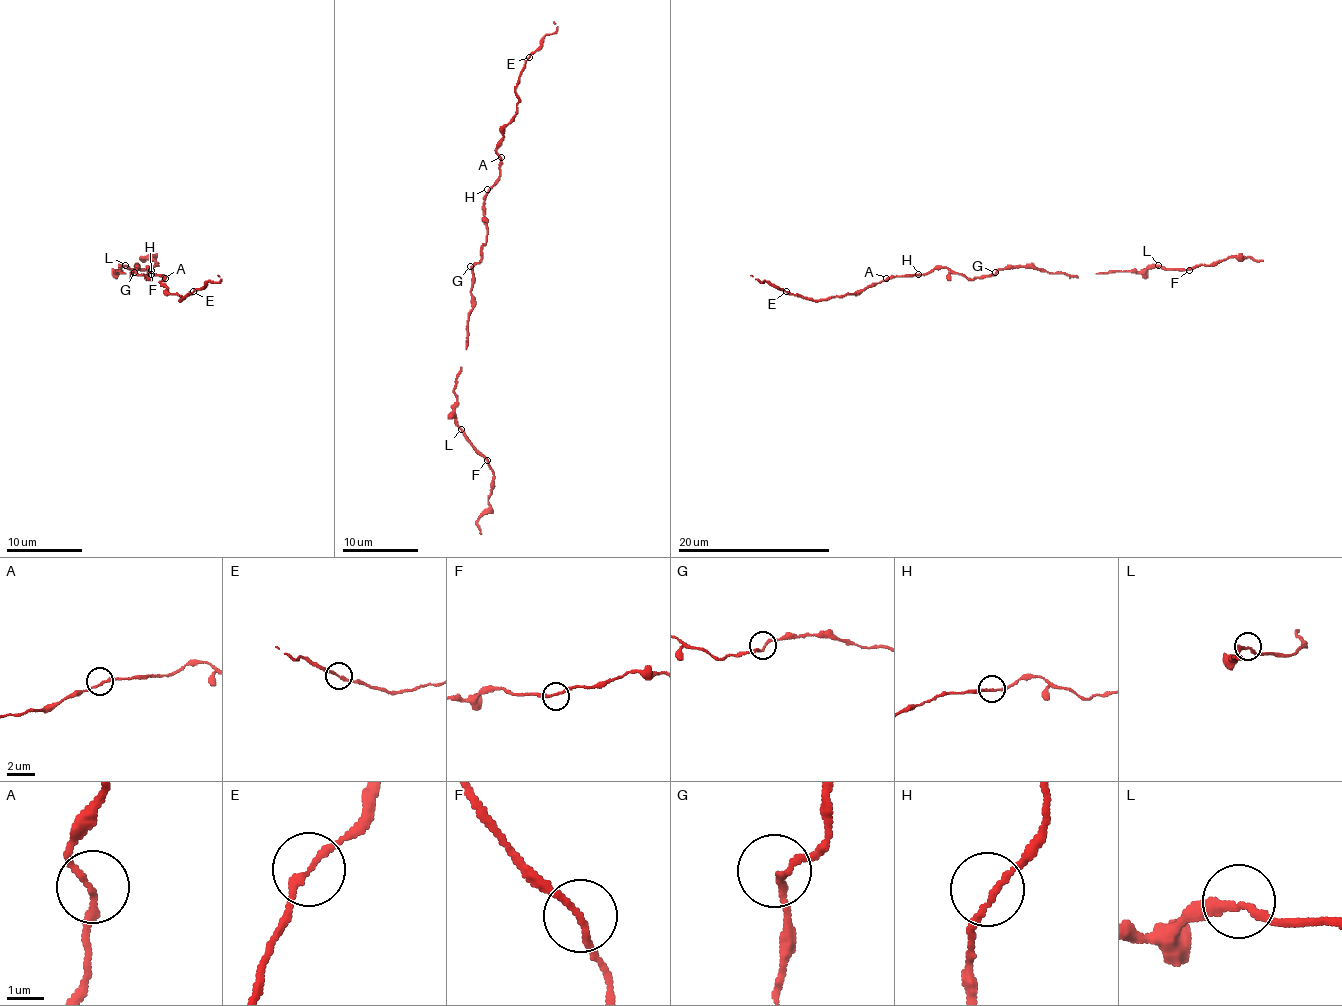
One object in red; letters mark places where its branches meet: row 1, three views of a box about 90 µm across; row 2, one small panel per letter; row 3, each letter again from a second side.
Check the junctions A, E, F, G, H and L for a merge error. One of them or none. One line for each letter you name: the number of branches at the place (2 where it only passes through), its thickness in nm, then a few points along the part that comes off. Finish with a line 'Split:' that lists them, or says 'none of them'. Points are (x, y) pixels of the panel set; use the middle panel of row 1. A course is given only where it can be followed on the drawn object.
Split: none of them

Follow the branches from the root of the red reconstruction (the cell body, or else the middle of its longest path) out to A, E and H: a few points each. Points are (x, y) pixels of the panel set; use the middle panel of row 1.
A: (472, 268), (482, 258), (482, 245), (487, 235), (483, 197), (499, 176), (501, 157)
E: (472, 268), (482, 258), (487, 235), (483, 197), (499, 176), (497, 144), (516, 113), (516, 83), (529, 56)
H: (472, 268), (482, 258), (482, 245), (487, 235), (483, 218), (483, 197), (487, 189)

